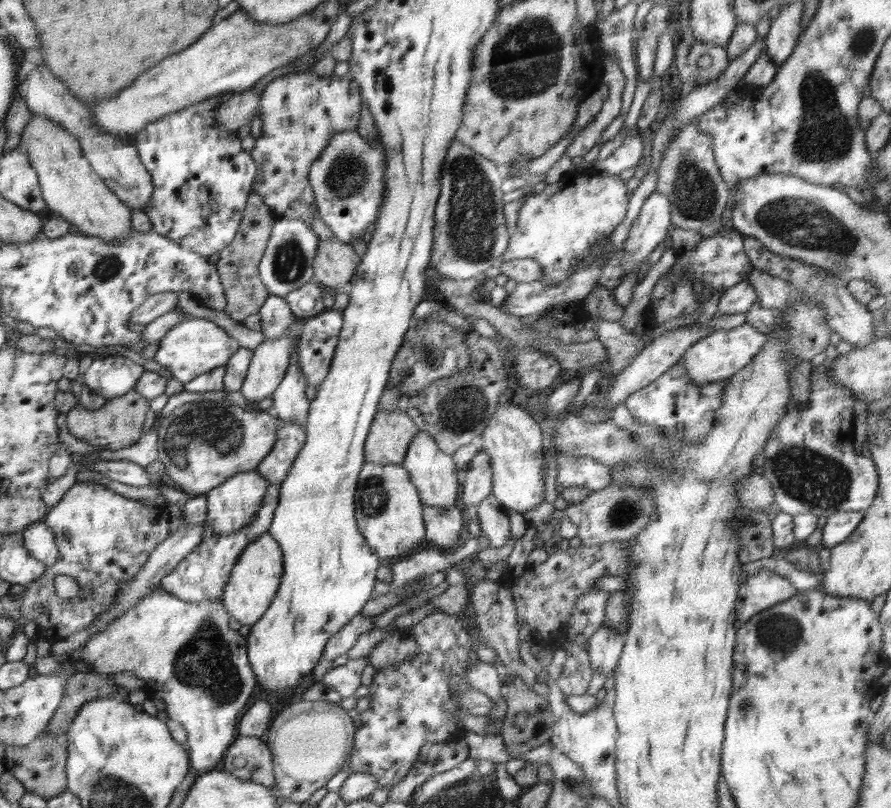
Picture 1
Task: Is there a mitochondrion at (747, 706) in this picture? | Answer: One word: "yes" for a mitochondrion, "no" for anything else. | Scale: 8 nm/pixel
yes

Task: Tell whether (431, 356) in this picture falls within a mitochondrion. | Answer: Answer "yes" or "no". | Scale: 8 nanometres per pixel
yes

